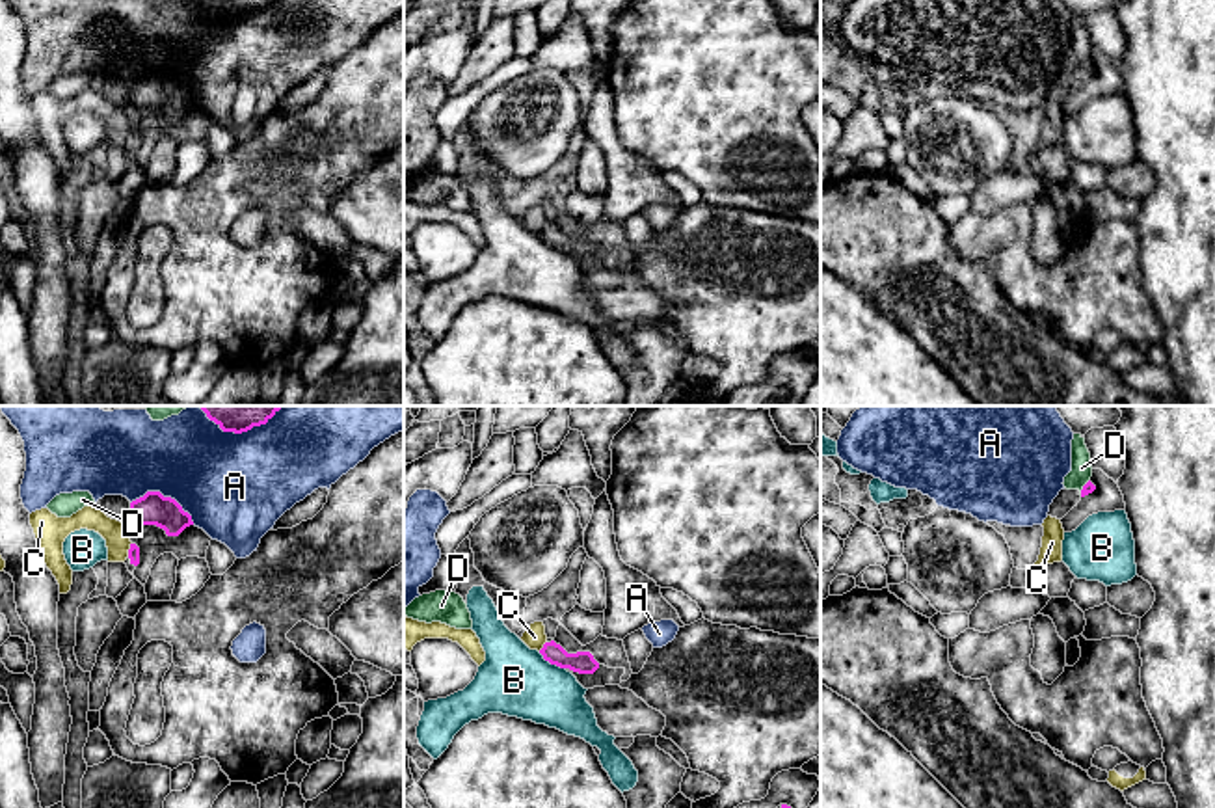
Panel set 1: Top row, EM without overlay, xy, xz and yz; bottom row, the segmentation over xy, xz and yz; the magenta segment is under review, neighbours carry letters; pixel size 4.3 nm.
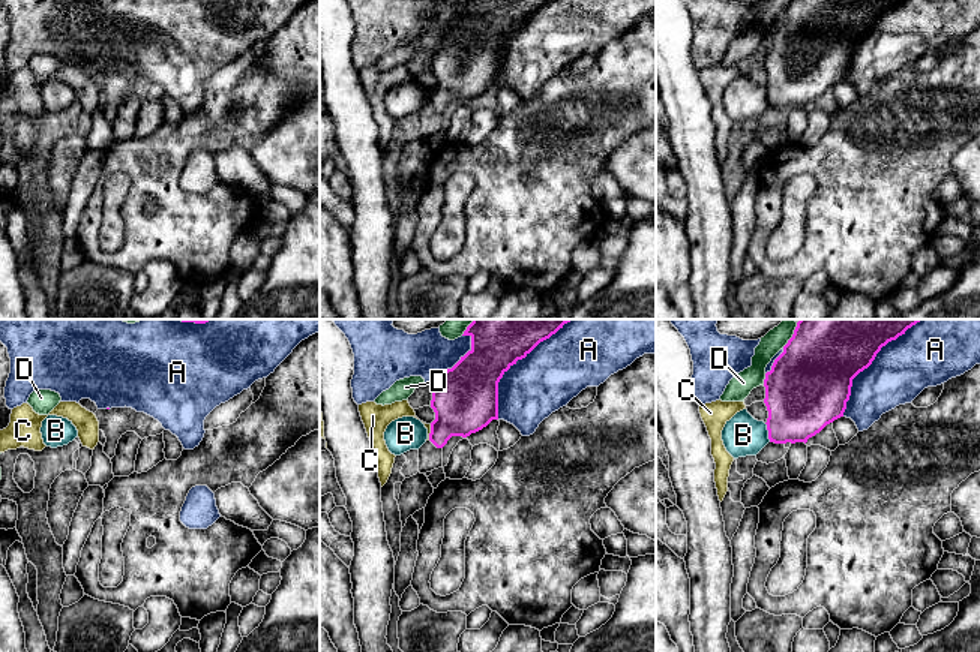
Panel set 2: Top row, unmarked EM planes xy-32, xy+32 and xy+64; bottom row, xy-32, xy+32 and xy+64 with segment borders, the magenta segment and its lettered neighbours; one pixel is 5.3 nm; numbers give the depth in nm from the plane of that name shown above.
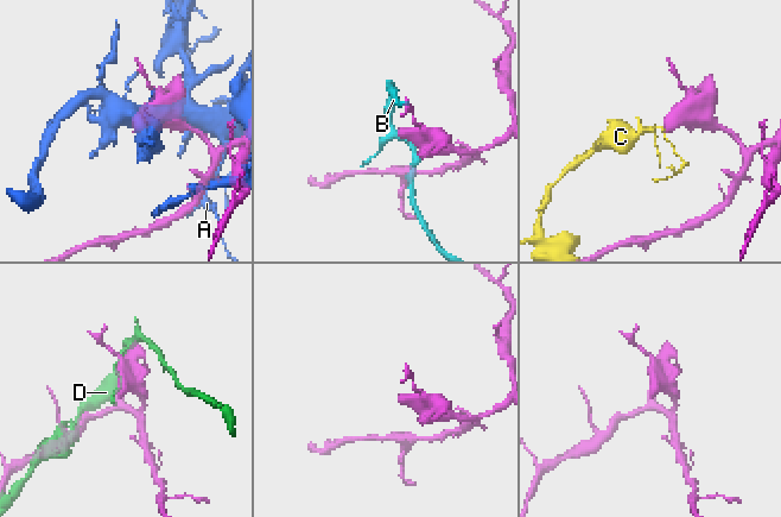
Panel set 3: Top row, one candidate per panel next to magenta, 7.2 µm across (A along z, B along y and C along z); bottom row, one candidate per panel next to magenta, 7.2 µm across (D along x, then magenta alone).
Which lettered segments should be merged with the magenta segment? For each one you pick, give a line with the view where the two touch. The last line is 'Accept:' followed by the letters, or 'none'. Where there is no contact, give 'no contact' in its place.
Accept: none

